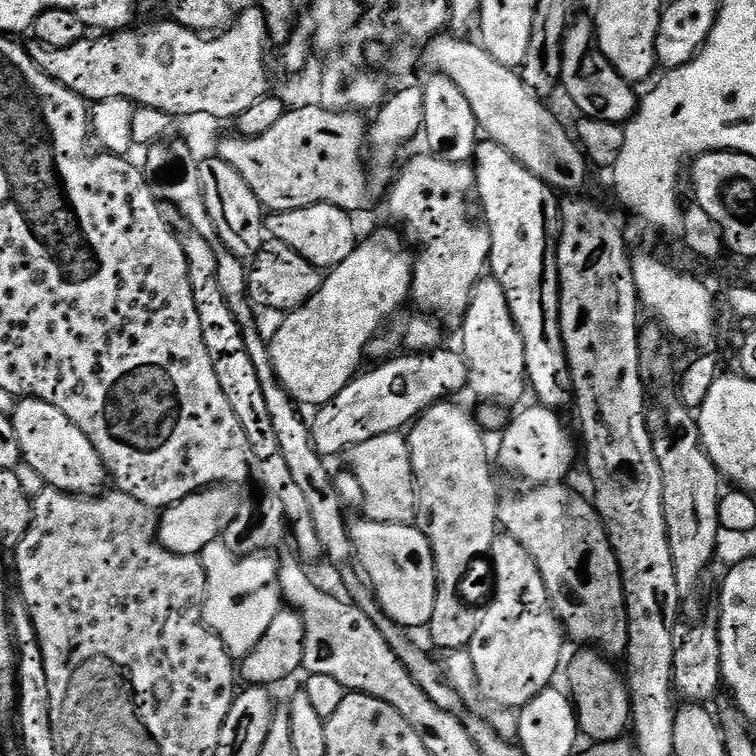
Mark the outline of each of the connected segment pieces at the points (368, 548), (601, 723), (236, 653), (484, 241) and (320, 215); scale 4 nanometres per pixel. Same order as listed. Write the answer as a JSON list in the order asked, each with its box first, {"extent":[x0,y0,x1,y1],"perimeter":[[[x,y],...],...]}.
[{"extent":[350,518,436,630],"perimeter":[[[367,518],[350,524],[352,545],[360,567],[370,578],[384,613],[405,630],[427,629],[434,614],[436,567],[430,542],[423,531],[412,524],[387,524]]]},{"extent":[566,650,632,742],"perimeter":[[[580,650],[570,660],[566,664],[566,688],[576,709],[576,721],[580,723],[581,733],[585,737],[589,736],[592,742],[621,739],[629,731],[632,719],[632,698],[628,694],[628,685],[621,669],[619,672],[612,665],[615,663],[599,650]]]},{"extent":[199,542,282,658],"perimeter":[[[217,542],[206,546],[199,558],[208,575],[204,620],[210,631],[222,638],[233,658],[248,656],[282,607],[277,557],[272,554],[237,554],[228,549],[227,544]]]},{"extent":[388,154,492,330],"perimeter":[[[425,154],[426,156],[416,156],[400,173],[396,176],[396,181],[392,184],[392,189],[388,192],[388,212],[397,220],[395,223],[402,229],[403,235],[407,237],[413,245],[417,244],[421,248],[420,256],[415,257],[414,260],[414,296],[415,299],[420,299],[426,307],[429,308],[427,311],[431,313],[433,317],[445,329],[456,328],[456,330],[463,329],[464,319],[466,318],[466,312],[470,306],[470,298],[472,297],[472,291],[478,281],[483,280],[486,275],[486,262],[492,259],[492,239],[490,238],[490,230],[487,224],[481,222],[479,219],[476,220],[472,217],[472,202],[474,206],[474,197],[476,196],[476,169],[471,163],[459,164],[459,159],[456,158],[445,158],[440,154]]]},{"extent":[266,204,358,270],"perimeter":[[[315,204],[289,212],[277,212],[269,215],[266,228],[271,239],[290,246],[302,258],[306,258],[315,268],[331,270],[346,262],[350,254],[356,249],[358,235],[352,225],[353,217],[346,210],[329,204]]]}]

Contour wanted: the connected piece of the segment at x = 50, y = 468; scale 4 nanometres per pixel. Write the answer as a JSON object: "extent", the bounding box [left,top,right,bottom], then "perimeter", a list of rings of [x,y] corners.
{"extent":[11,398,110,496],"perimeter":[[[24,398],[17,403],[11,418],[14,434],[18,434],[23,463],[34,466],[34,470],[42,474],[47,487],[72,492],[76,496],[98,496],[105,491],[110,480],[108,468],[98,450],[94,450],[90,438],[86,438],[86,434],[82,434],[82,430],[78,430],[62,410],[58,410],[58,406],[50,406],[50,402],[35,398]]]}

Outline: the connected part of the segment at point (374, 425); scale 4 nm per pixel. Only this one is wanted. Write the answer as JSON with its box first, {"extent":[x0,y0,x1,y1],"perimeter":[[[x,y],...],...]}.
{"extent":[311,346,469,458],"perimeter":[[[441,346],[403,355],[369,372],[361,371],[330,403],[317,411],[320,413],[316,417],[311,417],[312,444],[320,456],[333,458],[362,442],[370,442],[370,438],[378,438],[378,434],[407,429],[431,404],[447,401],[451,392],[469,387],[468,361],[457,349],[455,352]]]}

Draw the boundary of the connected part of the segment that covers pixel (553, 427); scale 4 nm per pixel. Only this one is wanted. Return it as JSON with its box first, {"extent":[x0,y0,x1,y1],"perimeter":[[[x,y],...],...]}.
{"extent":[500,403,578,485],"perimeter":[[[533,403],[533,408],[521,407],[520,413],[513,415],[508,421],[500,440],[500,464],[512,476],[525,480],[525,485],[558,484],[567,481],[568,471],[572,468],[576,456],[578,460],[578,444],[568,433],[564,420],[555,408],[545,408],[543,404]]]}

